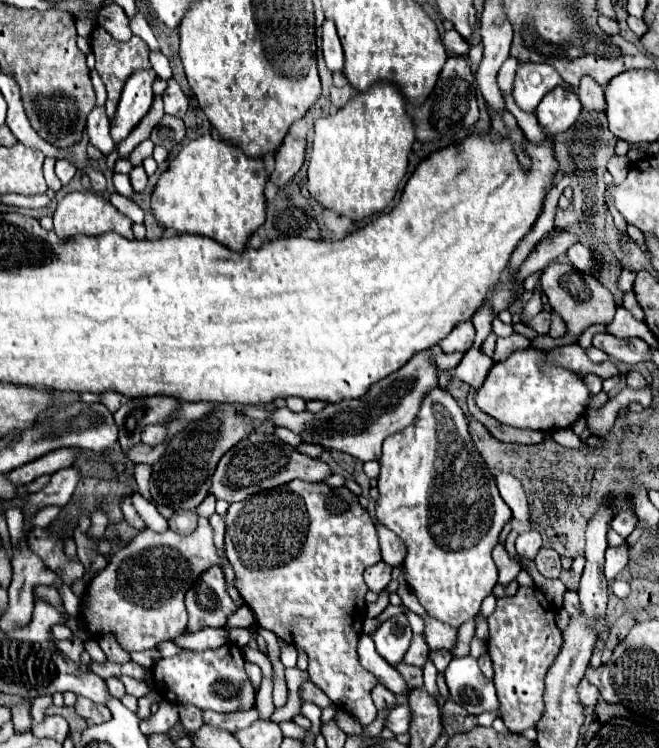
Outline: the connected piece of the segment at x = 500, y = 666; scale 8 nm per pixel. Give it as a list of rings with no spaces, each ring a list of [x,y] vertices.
[[[536,586],[524,588],[510,598],[500,598],[492,616],[488,616],[488,650],[494,662],[494,686],[500,700],[500,718],[510,732],[536,728],[544,714],[544,676],[562,646],[562,632],[556,626],[556,610]]]

